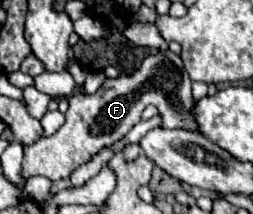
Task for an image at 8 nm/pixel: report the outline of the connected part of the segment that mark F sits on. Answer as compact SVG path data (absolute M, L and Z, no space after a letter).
M172 50L168 52L160 52L154 56L148 56L144 60L144 64L138 68L138 72L134 72L132 76L118 76L116 80L106 80L104 86L94 94L88 96L82 90L76 90L74 96L70 98L70 108L66 112L66 122L64 126L54 132L52 136L40 138L36 144L32 144L32 148L24 146L24 168L22 168L22 176L46 176L50 180L62 180L62 178L70 178L70 174L92 160L92 156L96 156L98 152L102 152L104 148L114 146L118 140L124 140L124 136L132 130L134 124L140 122L142 110L146 104L154 104L162 116L160 126L162 128L184 128L184 130L192 130L198 132L198 124L194 120L194 98L190 92L192 80L188 76L188 72L184 72L184 64L182 58L178 54L174 54Z

